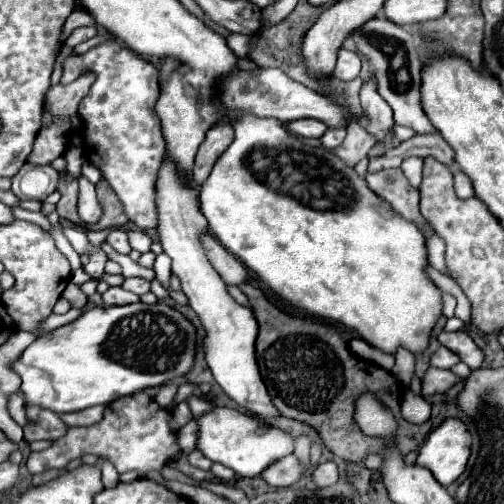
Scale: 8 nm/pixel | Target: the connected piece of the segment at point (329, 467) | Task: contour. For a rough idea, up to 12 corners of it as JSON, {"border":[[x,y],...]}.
{"border":[[334,462],[318,464],[314,484],[320,488],[338,482],[338,466]]}

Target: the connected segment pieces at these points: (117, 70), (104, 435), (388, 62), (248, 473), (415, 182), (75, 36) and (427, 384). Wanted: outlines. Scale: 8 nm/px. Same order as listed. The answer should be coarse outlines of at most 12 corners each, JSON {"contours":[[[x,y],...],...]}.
{"contours":[[[106,40],[62,64],[96,74],[82,150],[142,230],[166,154],[158,68]],[[138,392],[28,456],[40,474],[84,456],[146,476],[178,452],[172,414]],[[376,16],[350,32],[394,122],[434,132],[418,40]],[[252,414],[198,418],[198,450],[240,478],[292,454],[294,438]],[[408,158],[402,170],[412,188],[422,180],[422,158]],[[94,26],[76,28],[66,46],[74,48],[76,44],[90,40],[98,34]],[[428,368],[422,396],[448,392],[458,376],[450,370]]]}

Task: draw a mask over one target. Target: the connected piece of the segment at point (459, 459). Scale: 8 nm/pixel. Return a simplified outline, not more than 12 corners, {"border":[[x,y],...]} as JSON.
{"border":[[446,418],[420,446],[416,464],[442,486],[466,470],[472,436]]}

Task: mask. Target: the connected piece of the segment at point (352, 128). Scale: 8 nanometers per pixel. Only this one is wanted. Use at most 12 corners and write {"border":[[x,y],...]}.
{"border":[[358,124],[346,128],[342,146],[332,152],[354,168],[374,146]]}

